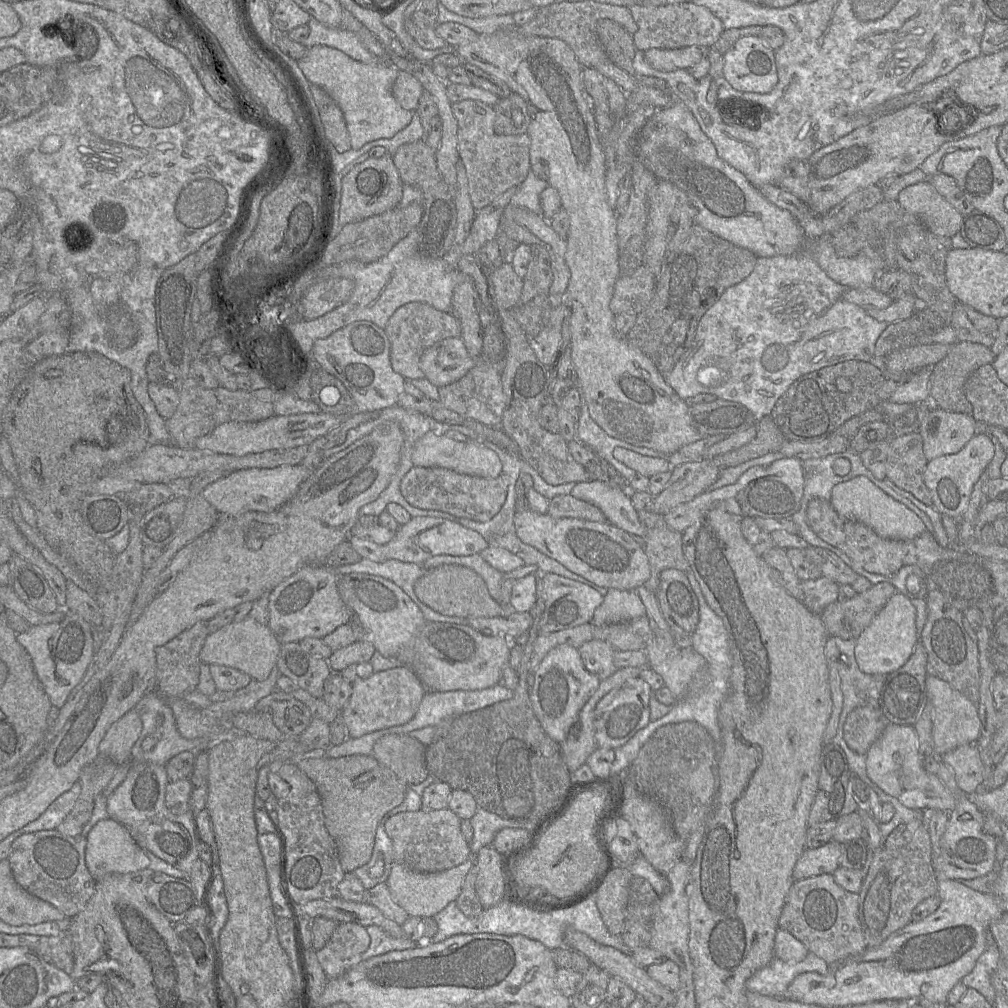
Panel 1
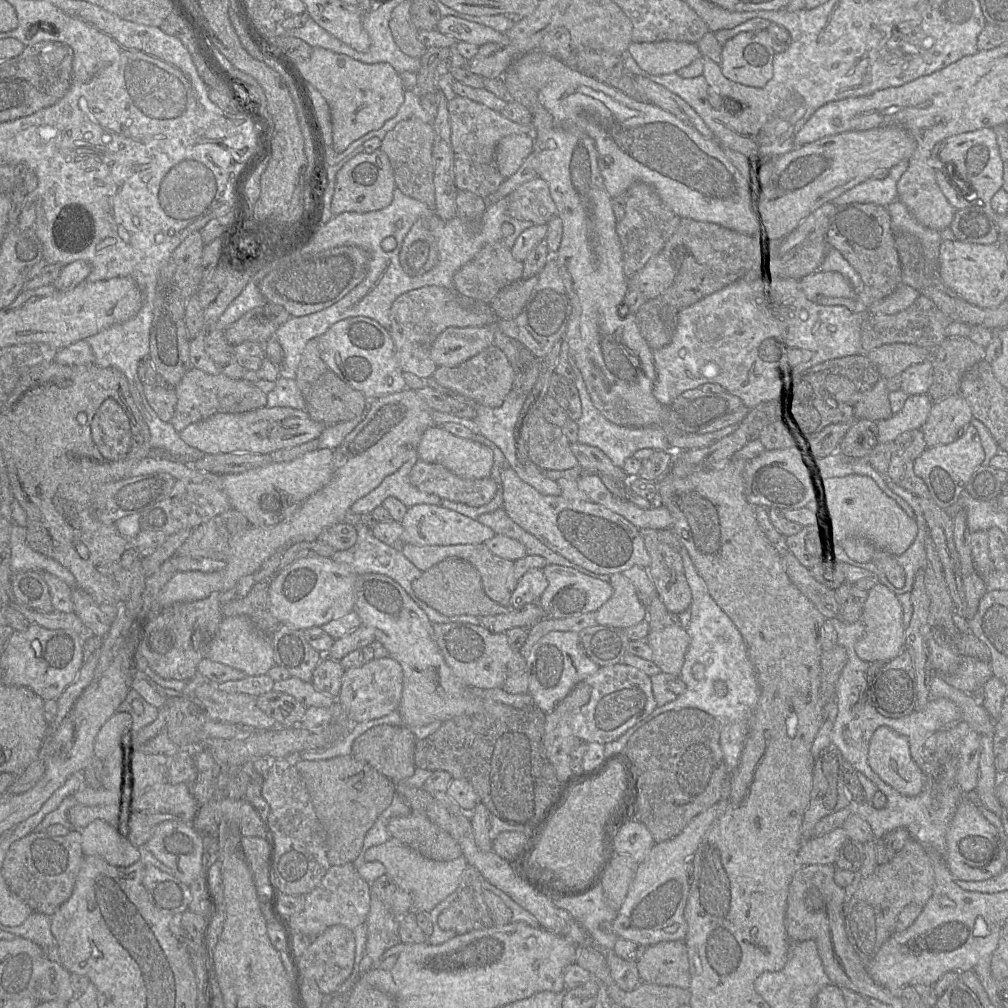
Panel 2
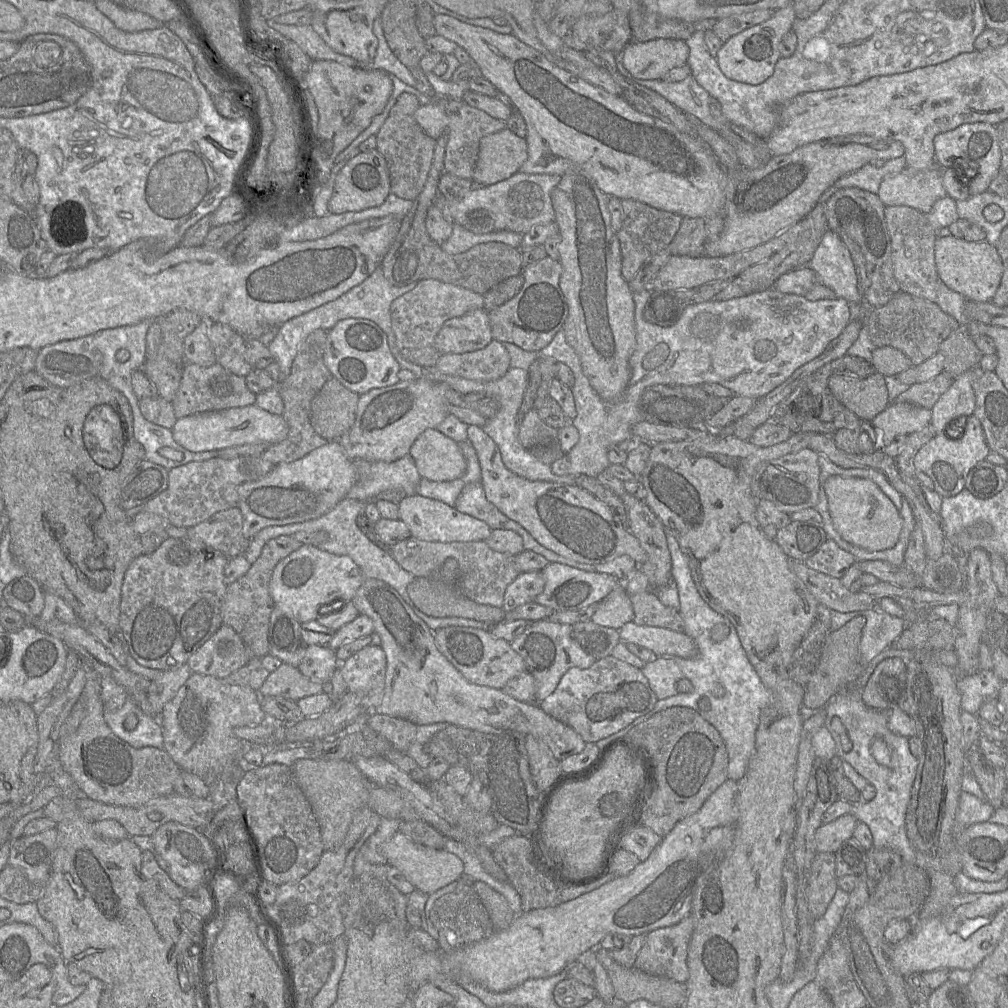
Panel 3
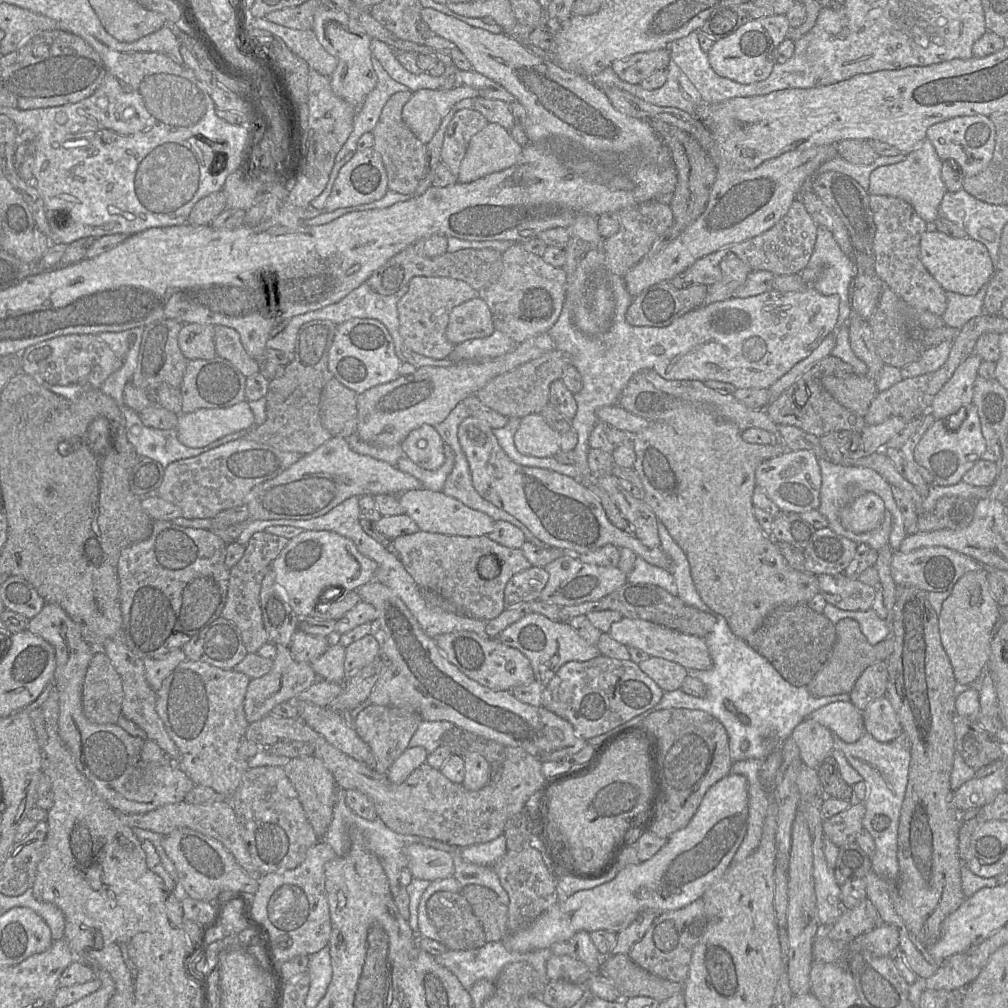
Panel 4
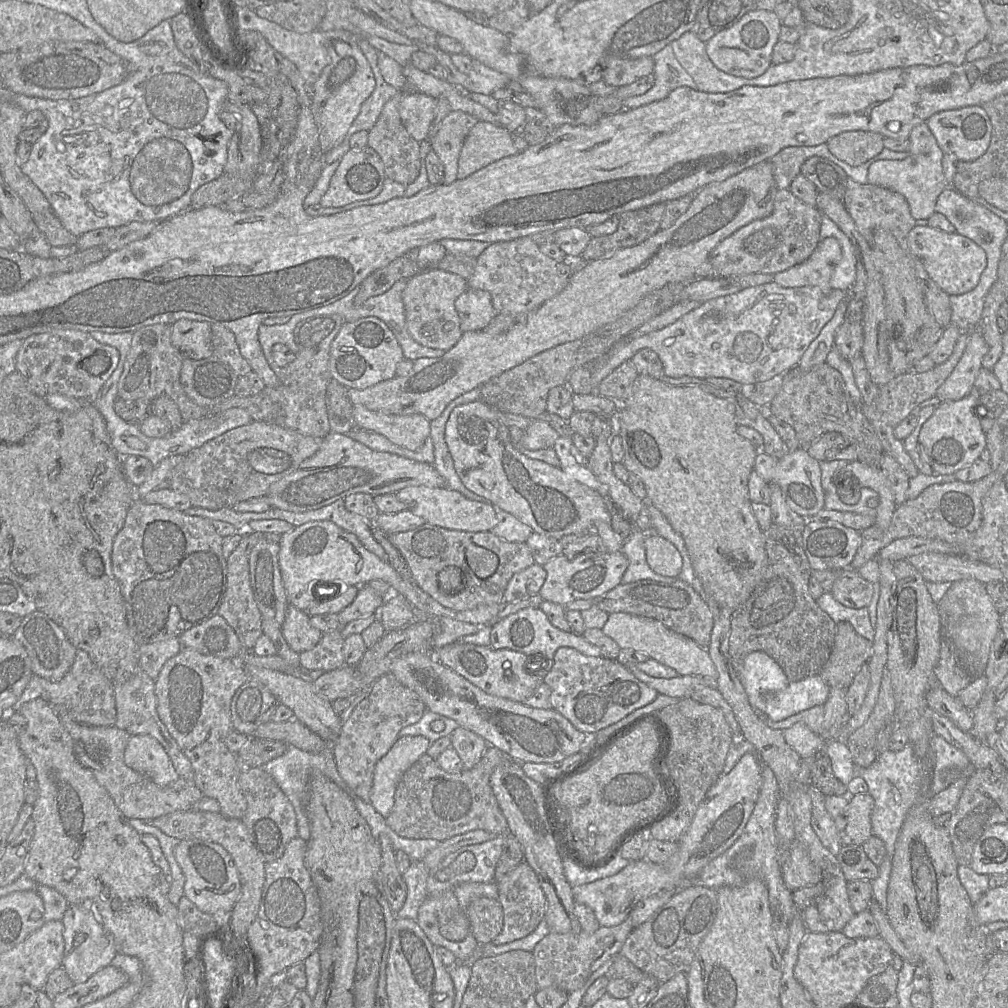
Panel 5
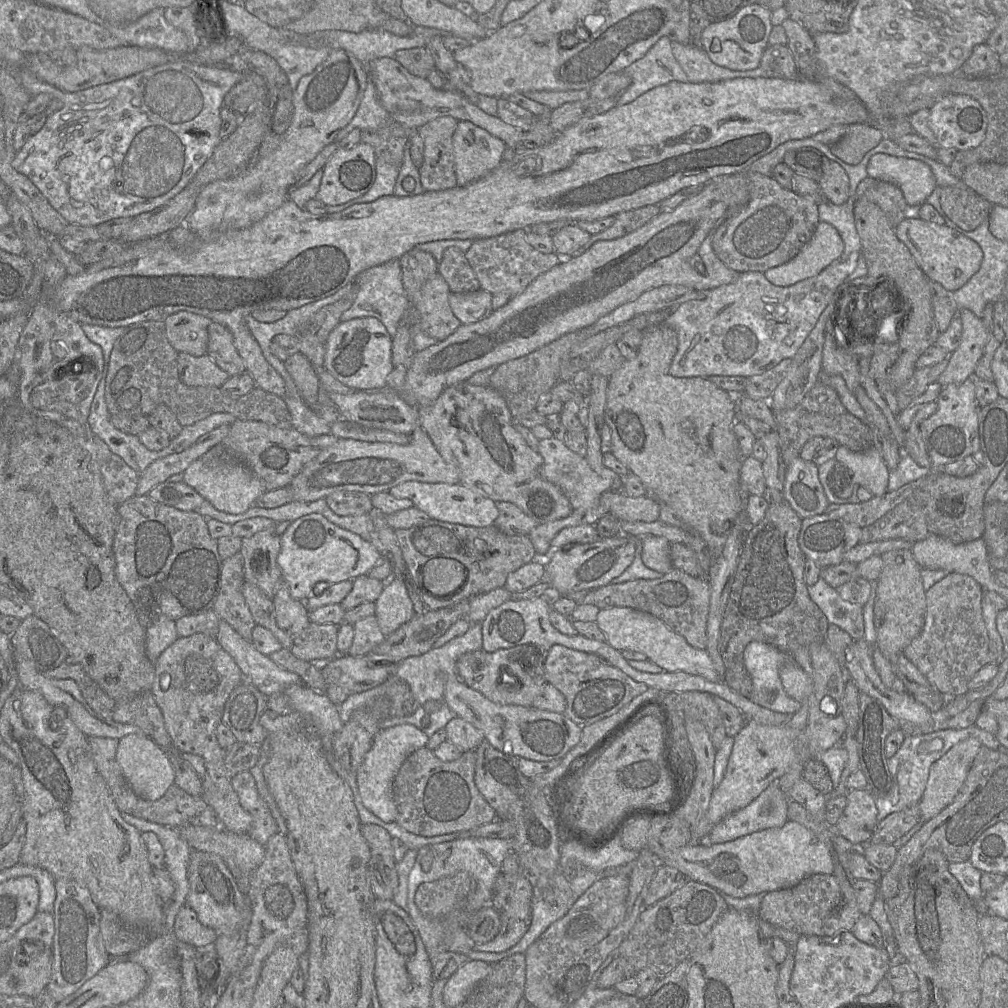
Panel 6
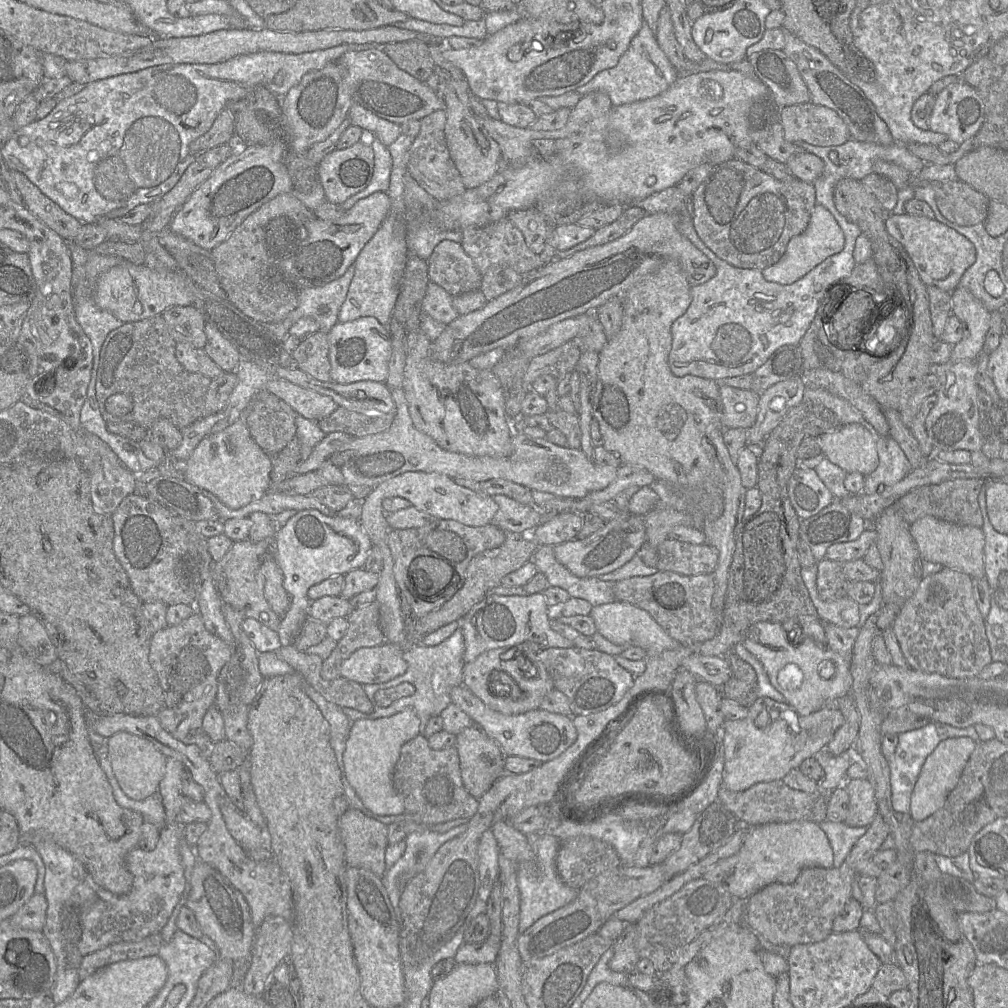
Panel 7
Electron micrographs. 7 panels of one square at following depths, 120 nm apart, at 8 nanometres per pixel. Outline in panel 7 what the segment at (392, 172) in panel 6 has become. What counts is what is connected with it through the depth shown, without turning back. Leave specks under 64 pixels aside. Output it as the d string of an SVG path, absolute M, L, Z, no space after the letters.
M375 137L370 146L374 153L374 167L371 181L363 190L352 195L341 204L341 207L345 211L351 209L360 199L366 198L375 192L386 192L389 187L392 158L388 147L384 146Z

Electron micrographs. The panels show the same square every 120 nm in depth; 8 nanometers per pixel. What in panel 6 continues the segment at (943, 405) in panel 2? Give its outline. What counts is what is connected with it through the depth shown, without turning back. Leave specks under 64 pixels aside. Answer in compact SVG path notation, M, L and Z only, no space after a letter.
M966 308L960 309L958 316L963 324L961 343L948 357L948 365L938 379L941 386L961 384L973 378L989 340L989 331L982 318Z

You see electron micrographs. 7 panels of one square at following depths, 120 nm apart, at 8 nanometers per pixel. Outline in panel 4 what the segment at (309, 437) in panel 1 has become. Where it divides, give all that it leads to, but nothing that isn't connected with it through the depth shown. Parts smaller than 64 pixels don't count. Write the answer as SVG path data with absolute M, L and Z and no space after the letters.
M243 401L227 408L204 408L180 414L176 429L183 445L200 448L253 426L254 415L248 401Z

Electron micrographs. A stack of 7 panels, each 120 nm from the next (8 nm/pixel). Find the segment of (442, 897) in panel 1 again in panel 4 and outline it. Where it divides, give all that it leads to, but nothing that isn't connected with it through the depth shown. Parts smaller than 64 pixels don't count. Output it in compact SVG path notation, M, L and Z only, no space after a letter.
M413 843L406 847L406 856L413 878L433 882L454 874L452 856L443 850Z

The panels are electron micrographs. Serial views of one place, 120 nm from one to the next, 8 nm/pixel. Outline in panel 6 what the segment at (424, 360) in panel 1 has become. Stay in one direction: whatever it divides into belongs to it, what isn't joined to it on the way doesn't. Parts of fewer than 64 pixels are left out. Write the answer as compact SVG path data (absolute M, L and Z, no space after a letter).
M479 289L474 292L450 293L449 305L462 324L472 324L487 318L493 311L492 294Z

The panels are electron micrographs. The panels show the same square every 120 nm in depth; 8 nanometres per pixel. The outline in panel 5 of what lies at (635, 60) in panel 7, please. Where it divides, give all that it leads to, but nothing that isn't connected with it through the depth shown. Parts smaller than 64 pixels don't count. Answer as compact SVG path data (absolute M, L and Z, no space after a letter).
M666 45L652 56L654 60L653 86L644 94L632 96L622 101L622 109L634 109L666 98L678 87L689 87L696 90L692 77L677 61L672 46Z

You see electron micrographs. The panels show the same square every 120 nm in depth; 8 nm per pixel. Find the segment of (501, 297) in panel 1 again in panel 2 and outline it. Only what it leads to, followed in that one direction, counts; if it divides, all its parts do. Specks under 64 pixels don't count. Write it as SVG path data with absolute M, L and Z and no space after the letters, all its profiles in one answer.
M502 243L484 246L477 255L453 276L453 289L462 298L471 298L489 305L495 295L507 285L520 280L523 263L513 258L511 249Z

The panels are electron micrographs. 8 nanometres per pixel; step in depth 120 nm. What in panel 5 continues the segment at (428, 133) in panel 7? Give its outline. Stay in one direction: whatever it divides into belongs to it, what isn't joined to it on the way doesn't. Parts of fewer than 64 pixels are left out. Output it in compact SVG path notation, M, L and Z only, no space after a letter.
M451 111L441 122L437 132L429 138L431 149L444 167L442 184L457 180L458 158L466 136L478 120L462 111Z

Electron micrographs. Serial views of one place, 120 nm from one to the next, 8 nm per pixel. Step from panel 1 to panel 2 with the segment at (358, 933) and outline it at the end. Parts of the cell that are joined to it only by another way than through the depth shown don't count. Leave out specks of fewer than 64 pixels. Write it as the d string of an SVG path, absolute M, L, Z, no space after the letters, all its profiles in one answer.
M333 925L312 939L309 947L299 957L299 968L303 979L314 980L324 995L333 994L349 978L354 967L355 936L343 925Z

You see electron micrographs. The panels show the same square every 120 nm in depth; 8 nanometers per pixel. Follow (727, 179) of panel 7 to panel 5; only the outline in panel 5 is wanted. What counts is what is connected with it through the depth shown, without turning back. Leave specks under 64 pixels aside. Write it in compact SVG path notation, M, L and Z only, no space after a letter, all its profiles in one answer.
M776 188L770 215L741 227L710 252L709 261L715 276L774 275L802 263L811 256L820 241L821 216L815 206L805 204L787 189Z

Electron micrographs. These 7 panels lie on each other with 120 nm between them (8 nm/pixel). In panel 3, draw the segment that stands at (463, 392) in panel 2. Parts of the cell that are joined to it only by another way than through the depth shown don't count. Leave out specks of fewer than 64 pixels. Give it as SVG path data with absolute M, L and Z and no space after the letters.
M493 339L485 348L463 354L441 355L436 367L444 374L476 381L494 381L510 368L510 355L504 343Z

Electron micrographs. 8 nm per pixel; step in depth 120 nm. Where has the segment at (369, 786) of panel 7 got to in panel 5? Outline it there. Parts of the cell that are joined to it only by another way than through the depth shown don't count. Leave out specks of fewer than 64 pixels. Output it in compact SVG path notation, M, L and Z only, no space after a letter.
M401 736L376 763L370 803L387 817L395 802L395 793L404 773L427 752L431 742L424 736Z

